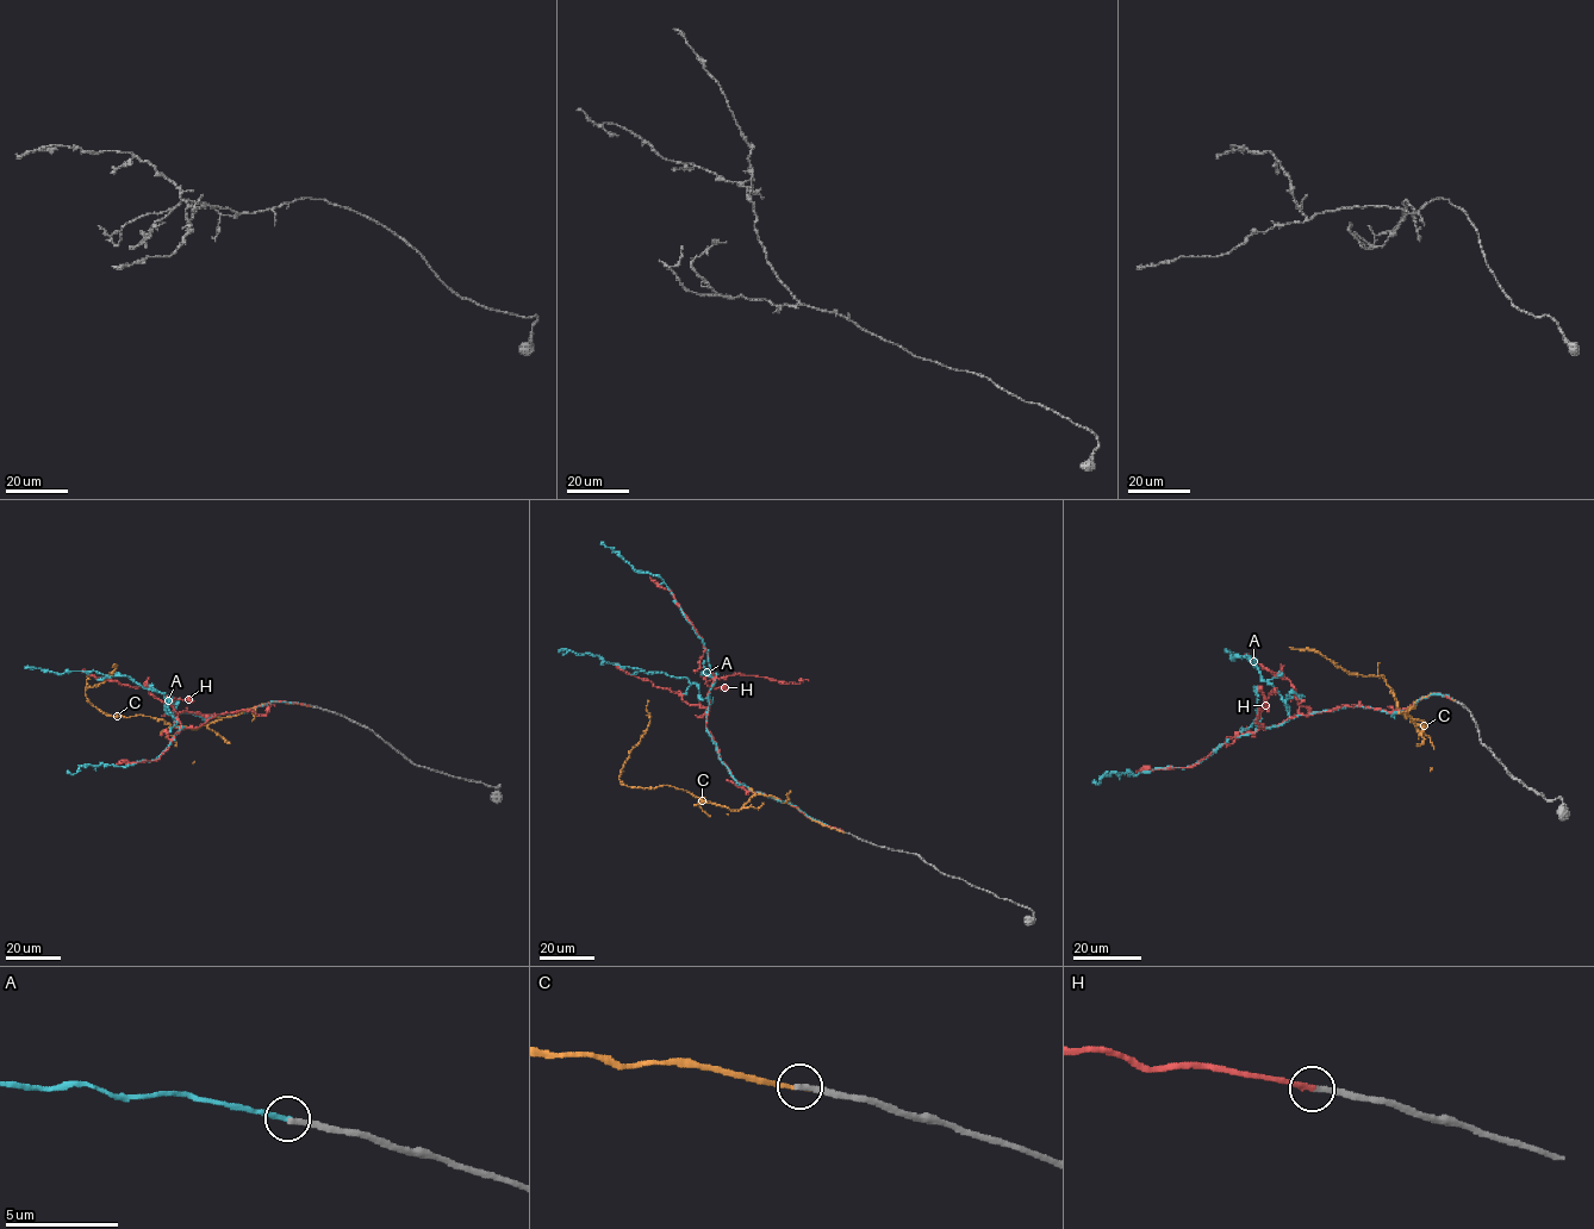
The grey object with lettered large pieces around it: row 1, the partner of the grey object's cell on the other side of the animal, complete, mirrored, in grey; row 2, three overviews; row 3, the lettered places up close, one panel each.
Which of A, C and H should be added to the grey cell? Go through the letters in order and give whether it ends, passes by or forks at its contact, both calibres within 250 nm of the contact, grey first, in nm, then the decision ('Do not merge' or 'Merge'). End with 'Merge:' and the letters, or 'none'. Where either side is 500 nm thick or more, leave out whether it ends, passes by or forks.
A: It ends there. Thickness 240 nm (grey) against 200 nm. Do not merge
C: It ends there. Thickness 260 nm (grey) against 180 nm. Do not merge
H: It ends there. Thickness 220 nm (grey) against 240 nm. Merge
Merge: H

